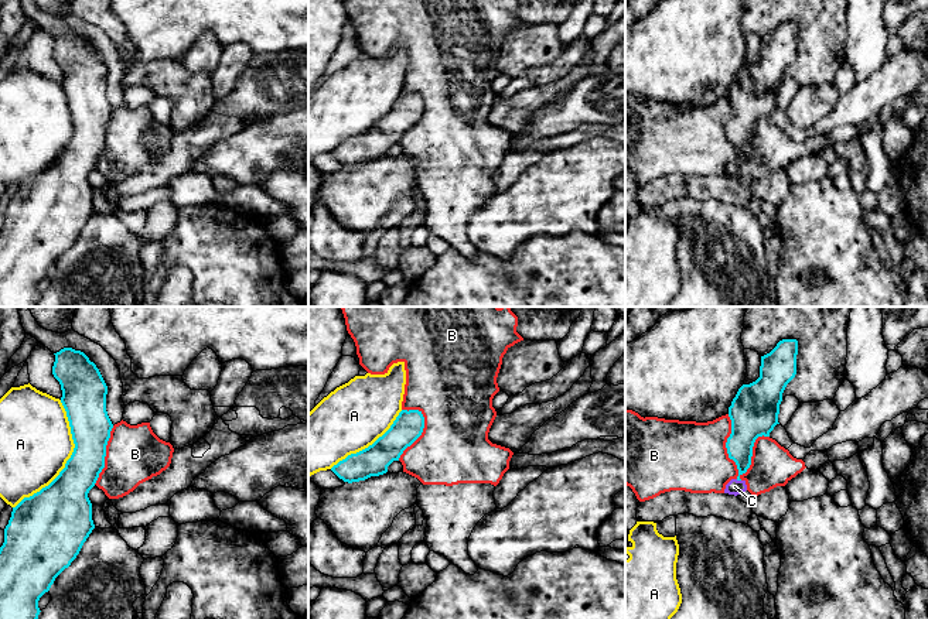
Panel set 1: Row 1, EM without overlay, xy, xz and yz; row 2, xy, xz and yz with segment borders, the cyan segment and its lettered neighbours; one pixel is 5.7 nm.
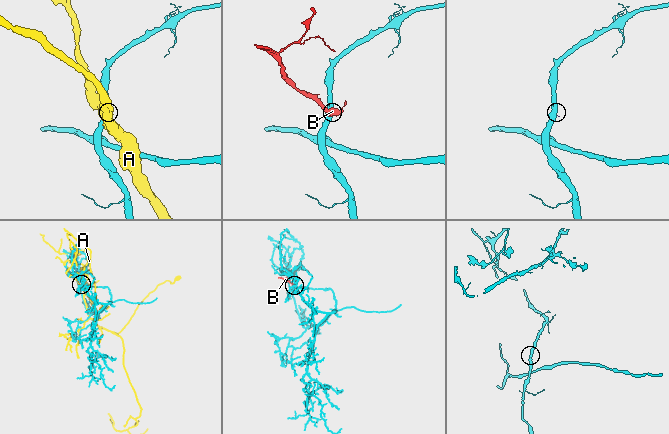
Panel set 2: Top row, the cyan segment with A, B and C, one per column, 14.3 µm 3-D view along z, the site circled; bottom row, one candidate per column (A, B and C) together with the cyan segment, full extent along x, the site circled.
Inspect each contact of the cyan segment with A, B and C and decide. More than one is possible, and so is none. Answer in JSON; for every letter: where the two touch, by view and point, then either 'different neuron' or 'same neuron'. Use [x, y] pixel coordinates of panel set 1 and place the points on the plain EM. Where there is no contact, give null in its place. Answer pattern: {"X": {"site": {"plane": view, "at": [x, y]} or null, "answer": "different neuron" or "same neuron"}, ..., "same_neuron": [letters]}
{"A": {"site": {"plane": "xy", "at": [68, 143]}, "answer": "different neuron"}, "B": {"site": {"plane": "yz", "at": [726, 130]}, "answer": "different neuron"}, "C": {"site": {"plane": "yz", "at": [739, 163]}, "answer": "different neuron"}, "same_neuron": []}

